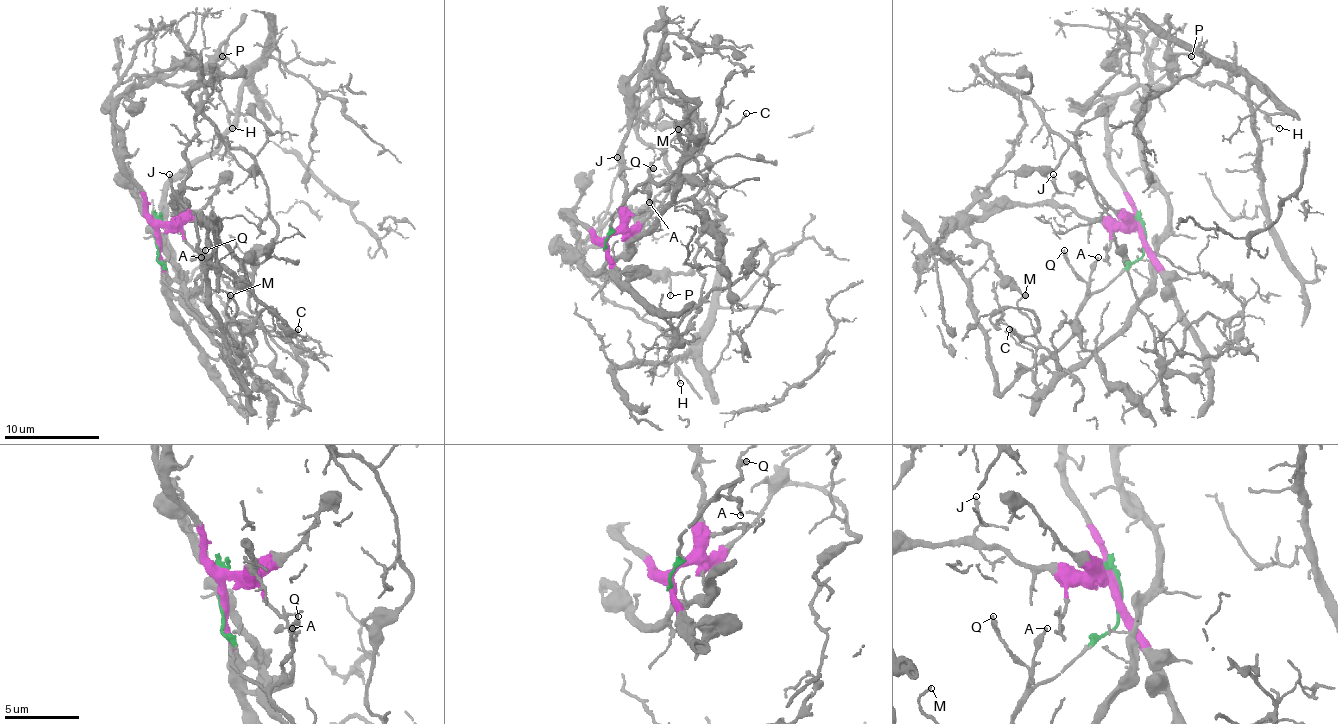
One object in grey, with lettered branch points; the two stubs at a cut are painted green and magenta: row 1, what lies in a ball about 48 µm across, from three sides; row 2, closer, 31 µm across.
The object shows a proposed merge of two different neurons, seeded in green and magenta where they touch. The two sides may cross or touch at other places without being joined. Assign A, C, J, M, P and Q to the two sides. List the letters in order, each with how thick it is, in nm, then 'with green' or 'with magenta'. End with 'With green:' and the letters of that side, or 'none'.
A: 160 nm | with green
C: 150 nm | with green
J: 220 nm | with magenta
M: 140 nm | with green
P: 180 nm | with magenta
Q: 280 nm | with green
With green: A, C, M, Q

